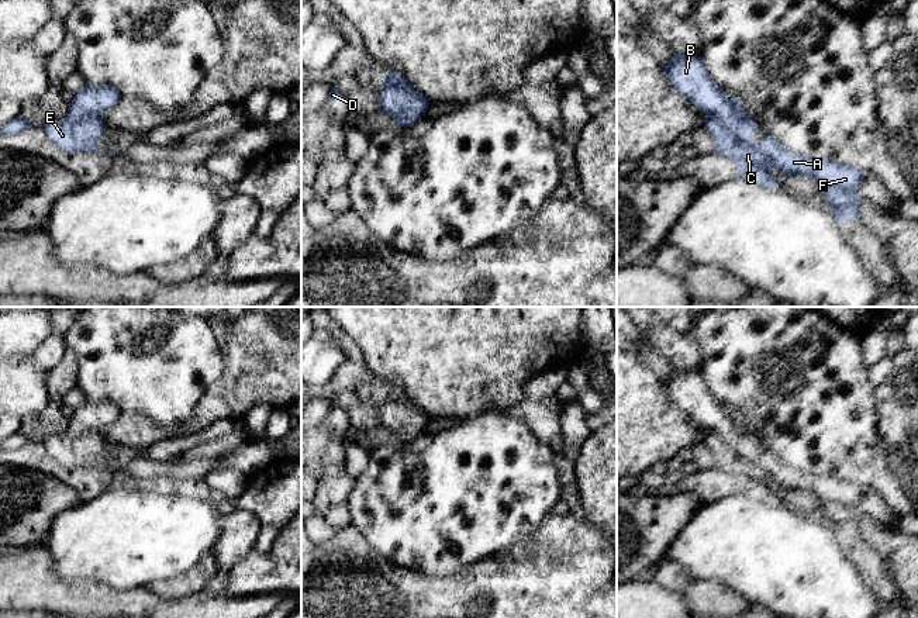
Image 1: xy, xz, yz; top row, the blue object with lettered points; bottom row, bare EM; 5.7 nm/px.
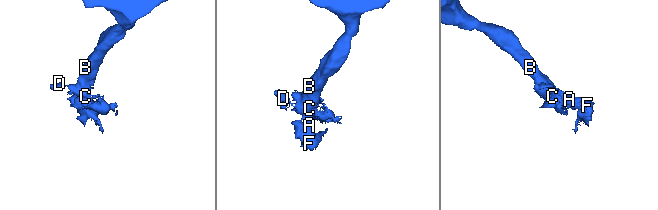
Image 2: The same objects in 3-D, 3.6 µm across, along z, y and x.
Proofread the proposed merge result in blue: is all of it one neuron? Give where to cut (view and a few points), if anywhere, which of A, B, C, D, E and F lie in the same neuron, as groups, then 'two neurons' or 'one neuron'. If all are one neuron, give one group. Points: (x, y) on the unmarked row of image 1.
no cut | A B C D E F | one neuron

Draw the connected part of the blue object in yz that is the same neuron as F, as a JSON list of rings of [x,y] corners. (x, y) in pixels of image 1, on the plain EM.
[[[676,367],[662,384],[670,401],[704,429],[704,443],[714,452],[714,467],[738,479],[736,494],[773,505],[780,498],[772,490],[772,483],[786,493],[810,491],[832,522],[831,529],[838,542],[843,536],[860,534],[857,504],[866,493],[864,487],[828,474],[812,476],[788,469],[769,449],[755,459],[757,439],[736,414],[728,414],[710,394],[701,372]]]

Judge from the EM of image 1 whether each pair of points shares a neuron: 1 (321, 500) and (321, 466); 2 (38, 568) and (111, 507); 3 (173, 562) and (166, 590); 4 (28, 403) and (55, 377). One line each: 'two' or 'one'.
1: two
2: two
3: two
4: two

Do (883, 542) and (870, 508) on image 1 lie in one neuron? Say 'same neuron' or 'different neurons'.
different neurons

